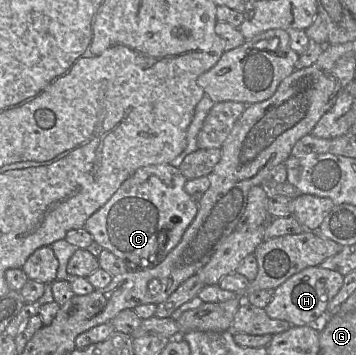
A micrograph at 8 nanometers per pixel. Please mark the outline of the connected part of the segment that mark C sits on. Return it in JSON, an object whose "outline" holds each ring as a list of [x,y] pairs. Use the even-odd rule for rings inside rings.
{"outline":[[[171,164],[137,169],[85,223],[94,241],[112,252],[131,271],[152,268],[178,245],[196,217],[199,203],[185,190],[187,179]]]}

